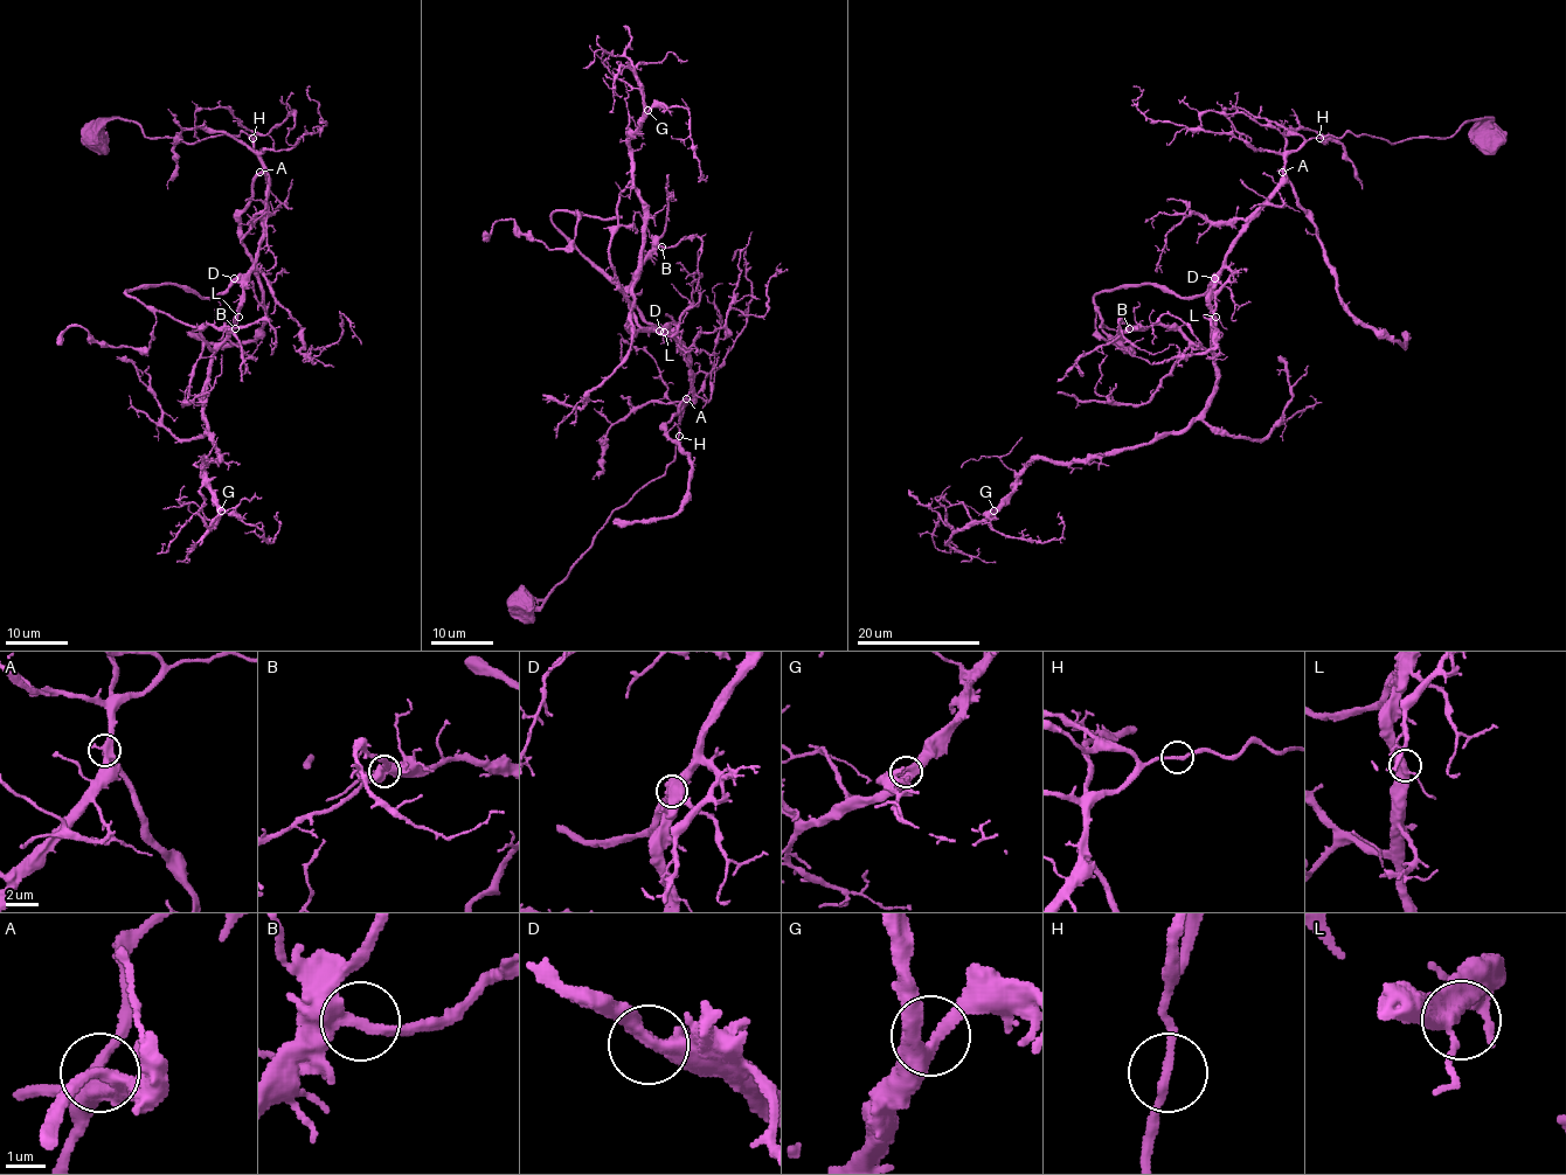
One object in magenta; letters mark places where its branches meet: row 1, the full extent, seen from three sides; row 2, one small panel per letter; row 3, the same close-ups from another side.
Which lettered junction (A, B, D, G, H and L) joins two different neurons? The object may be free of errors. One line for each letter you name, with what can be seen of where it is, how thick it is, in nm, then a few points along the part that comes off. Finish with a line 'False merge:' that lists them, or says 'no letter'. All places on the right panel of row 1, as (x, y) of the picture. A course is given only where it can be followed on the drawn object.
False merge: no letter

